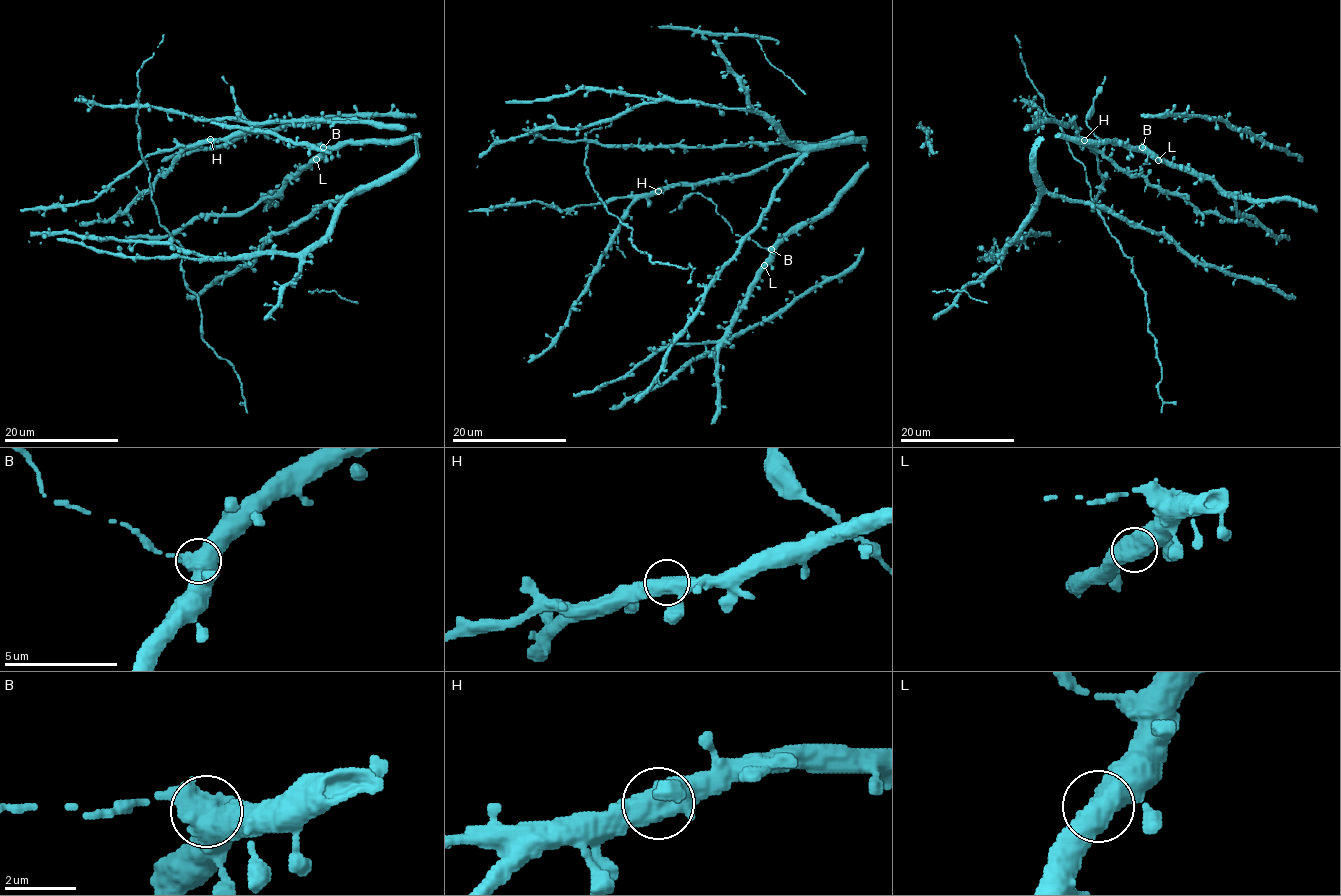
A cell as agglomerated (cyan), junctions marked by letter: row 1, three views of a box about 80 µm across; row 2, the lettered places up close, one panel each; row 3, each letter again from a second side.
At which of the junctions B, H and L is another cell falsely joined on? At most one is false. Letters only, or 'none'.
B

